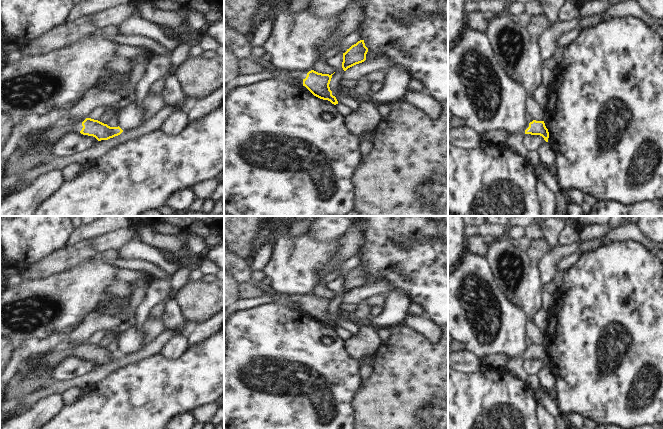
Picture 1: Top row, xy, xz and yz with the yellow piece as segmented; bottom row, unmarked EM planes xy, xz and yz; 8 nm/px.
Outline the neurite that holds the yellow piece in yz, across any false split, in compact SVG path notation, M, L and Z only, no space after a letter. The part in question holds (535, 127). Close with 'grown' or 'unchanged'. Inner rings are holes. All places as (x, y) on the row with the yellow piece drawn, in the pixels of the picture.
M533 120L529 123L529 127L525 130L525 134L540 135L548 142L549 132L544 121Z | unchanged

